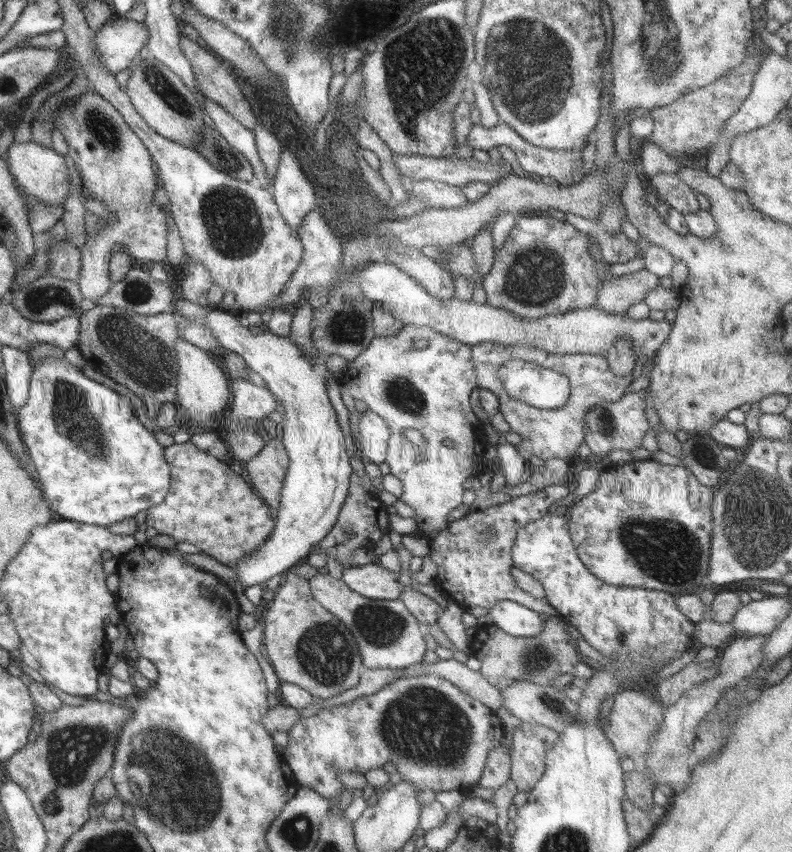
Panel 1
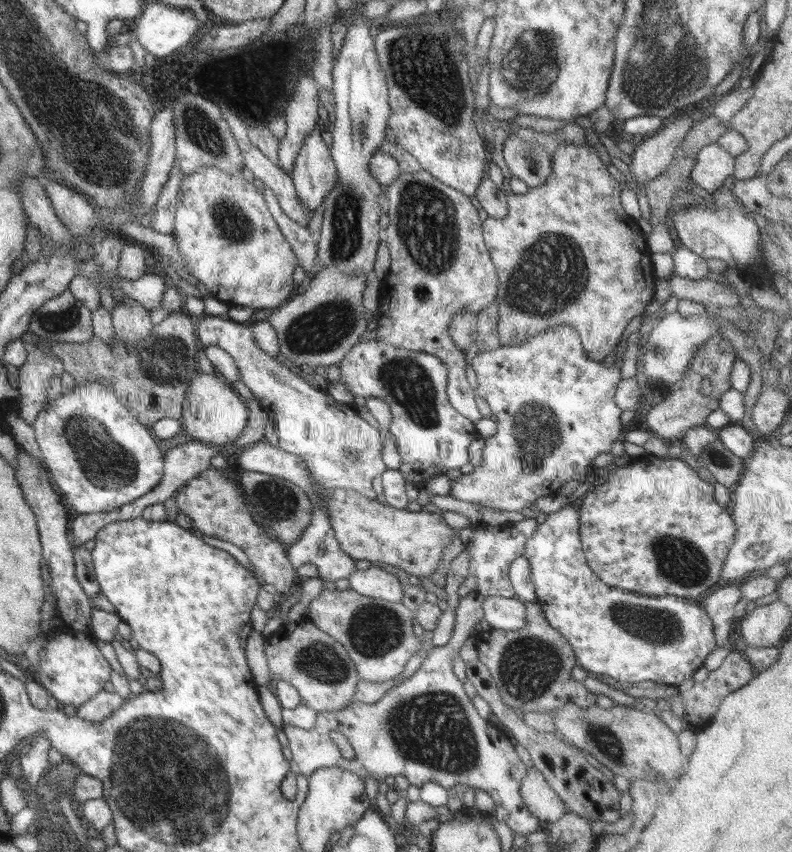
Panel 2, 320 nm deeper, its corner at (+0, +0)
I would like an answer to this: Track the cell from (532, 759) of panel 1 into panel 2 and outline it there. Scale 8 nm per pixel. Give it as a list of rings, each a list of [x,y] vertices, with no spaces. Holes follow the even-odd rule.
[[[534,766],[527,768],[526,775],[520,784],[519,794],[530,813],[542,823],[558,822],[568,811],[560,796],[554,792]]]

